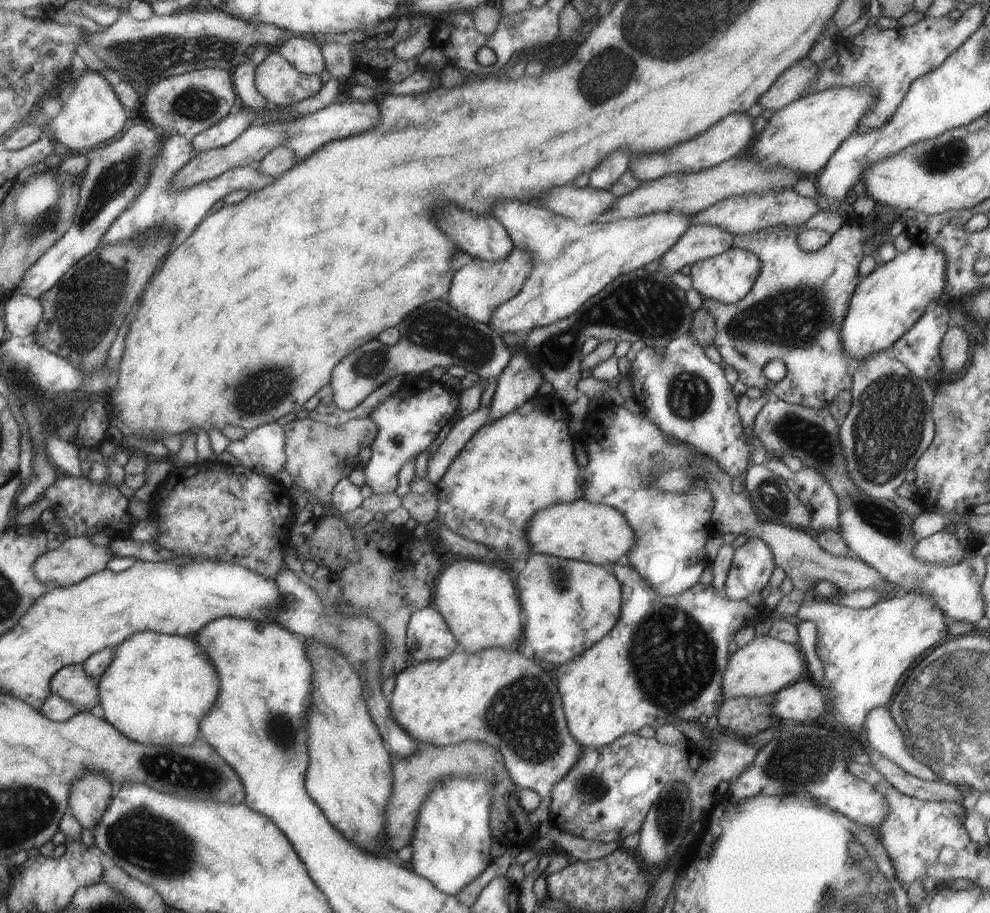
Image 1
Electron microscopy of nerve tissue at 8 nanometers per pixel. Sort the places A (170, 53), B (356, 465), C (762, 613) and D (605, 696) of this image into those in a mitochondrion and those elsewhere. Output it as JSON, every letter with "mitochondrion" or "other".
{"A":"mitochondrion","B":"other","C":"other","D":"other"}

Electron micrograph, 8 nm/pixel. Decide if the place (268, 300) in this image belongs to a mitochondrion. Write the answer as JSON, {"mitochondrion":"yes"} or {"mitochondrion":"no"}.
{"mitochondrion":"no"}

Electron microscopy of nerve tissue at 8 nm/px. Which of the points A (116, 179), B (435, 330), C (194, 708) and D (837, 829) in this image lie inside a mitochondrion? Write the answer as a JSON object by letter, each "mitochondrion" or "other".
{"A":"mitochondrion","B":"mitochondrion","C":"other","D":"other"}

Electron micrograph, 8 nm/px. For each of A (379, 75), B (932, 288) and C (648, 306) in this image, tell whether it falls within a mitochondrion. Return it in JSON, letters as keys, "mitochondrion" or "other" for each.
{"A":"other","B":"other","C":"mitochondrion"}

